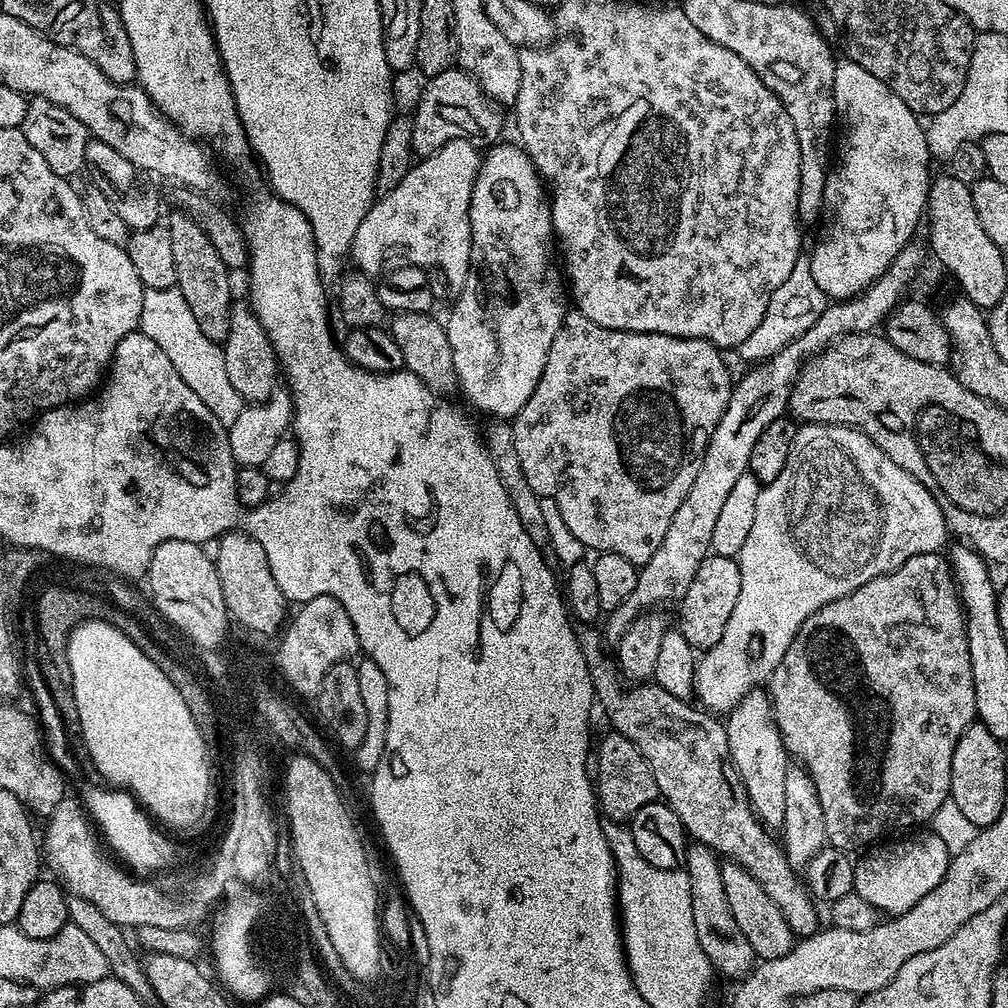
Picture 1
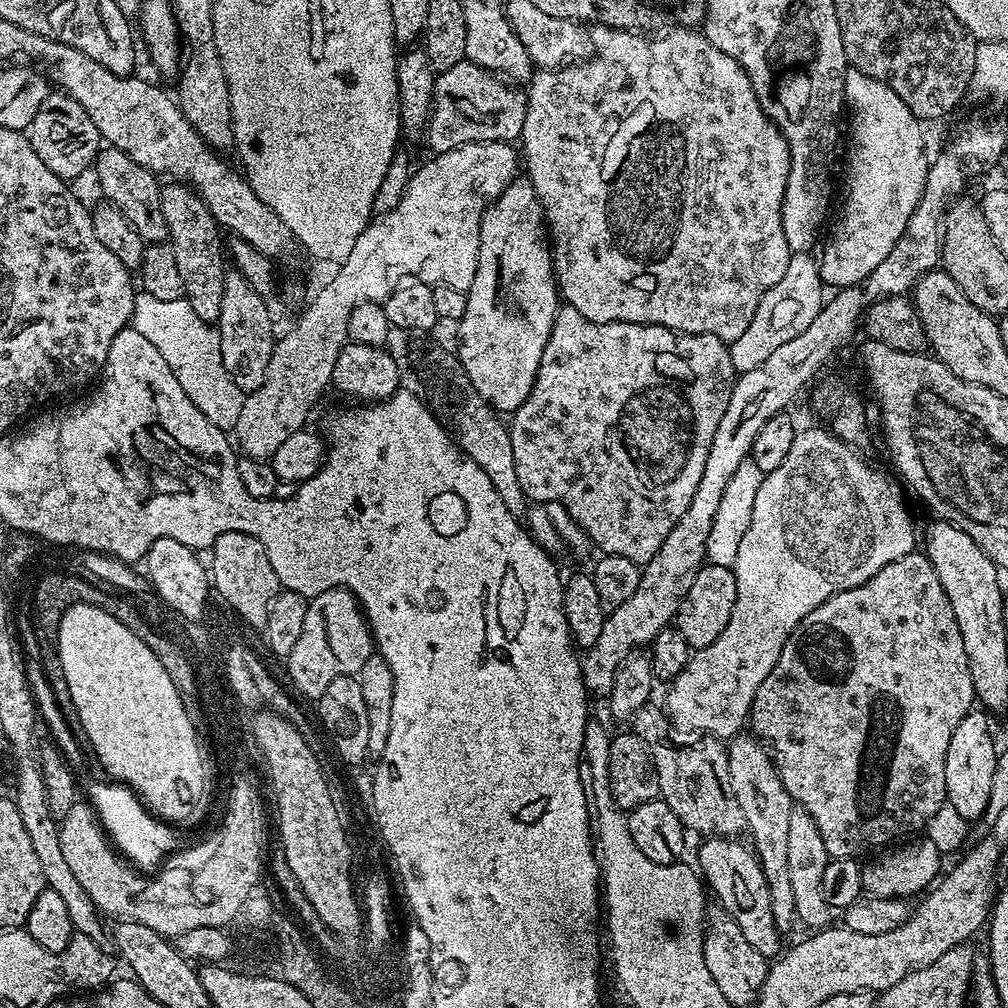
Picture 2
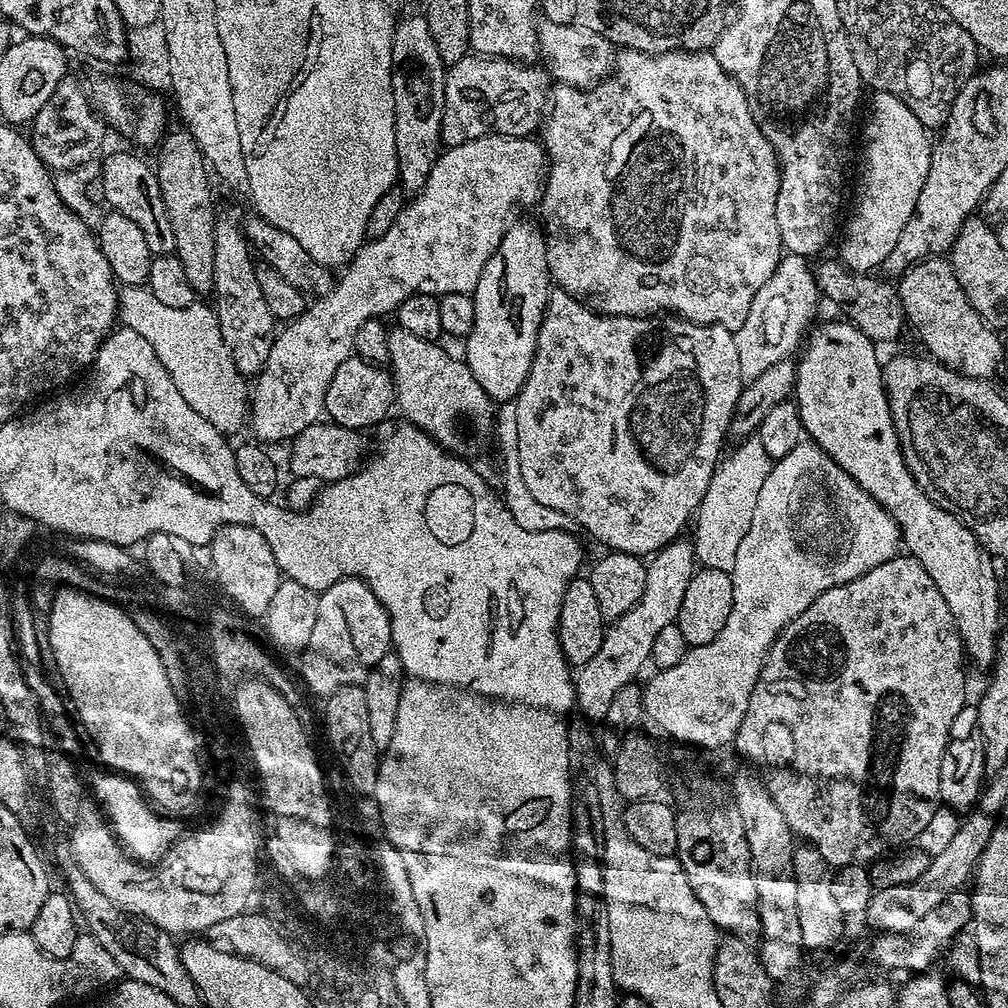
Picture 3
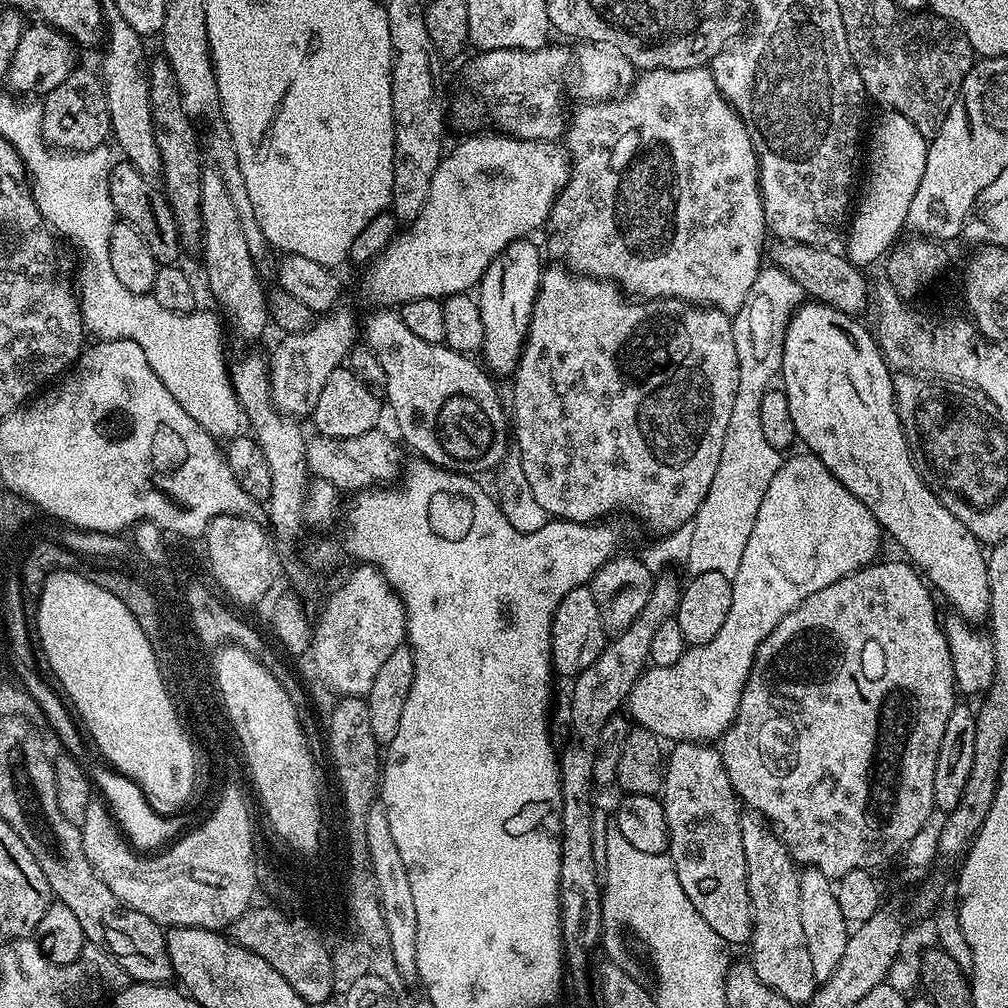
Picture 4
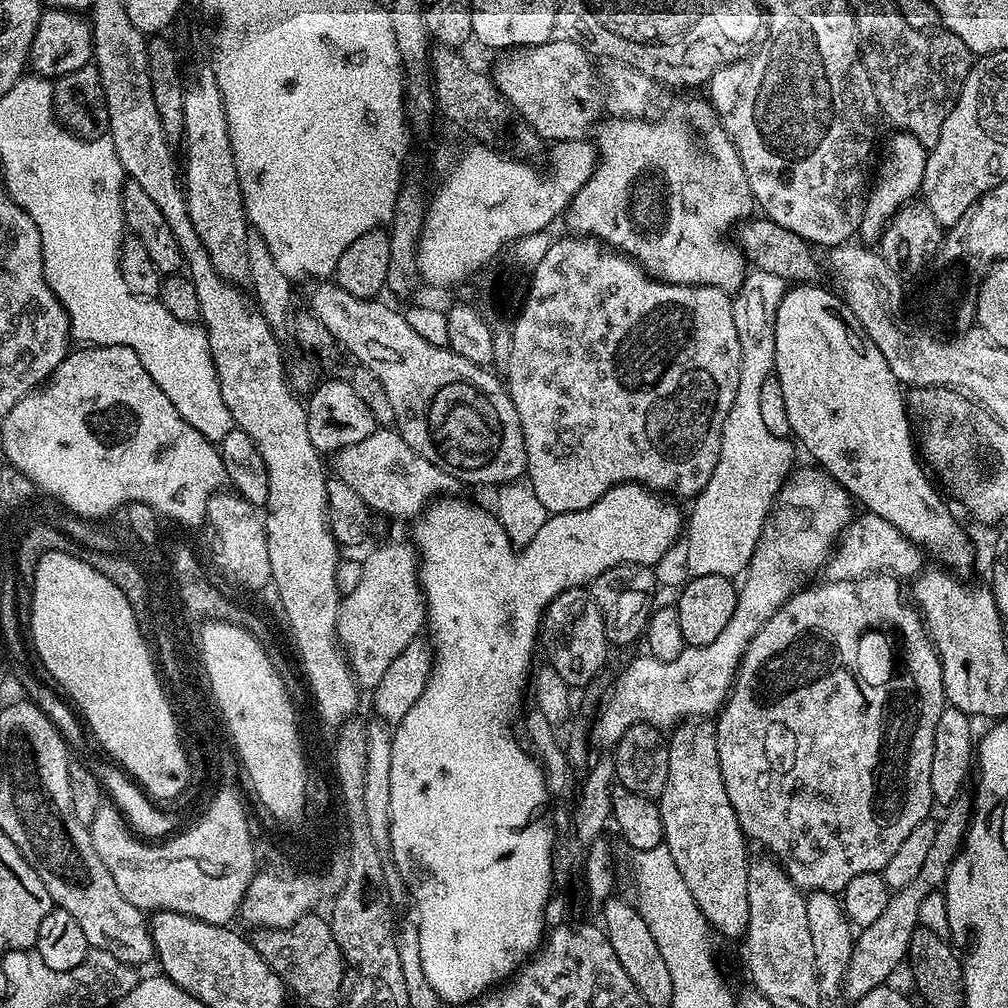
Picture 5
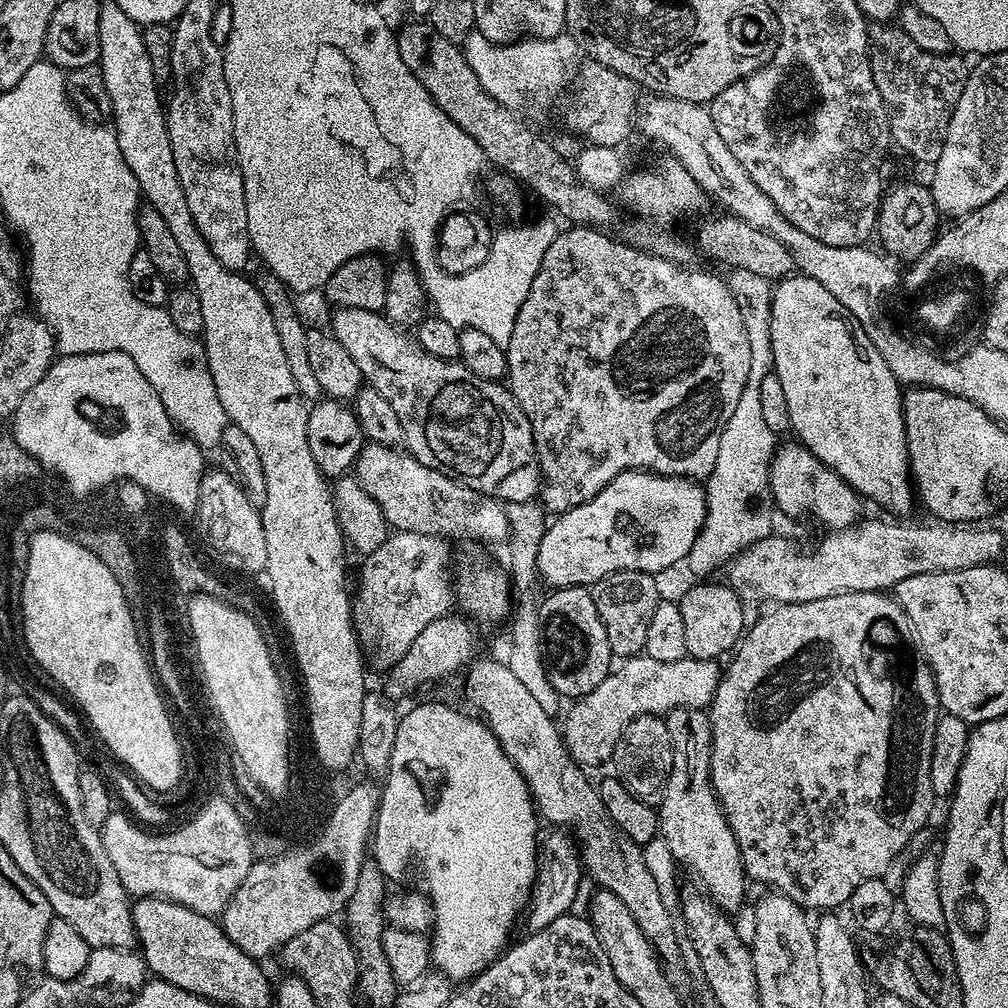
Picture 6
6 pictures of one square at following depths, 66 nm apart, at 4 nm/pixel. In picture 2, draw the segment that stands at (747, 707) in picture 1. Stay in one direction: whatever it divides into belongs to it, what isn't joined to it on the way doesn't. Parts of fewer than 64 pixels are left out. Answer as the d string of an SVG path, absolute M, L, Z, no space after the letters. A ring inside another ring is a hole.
M737 734L726 744L730 786L734 786L734 798L738 798L738 806L742 806L744 827L747 835L752 835L750 844L768 883L774 922L781 930L788 930L796 920L794 890L790 887L790 870L786 870L786 854L790 847L790 814L794 810L794 801L782 782L771 751L755 735L744 735Z

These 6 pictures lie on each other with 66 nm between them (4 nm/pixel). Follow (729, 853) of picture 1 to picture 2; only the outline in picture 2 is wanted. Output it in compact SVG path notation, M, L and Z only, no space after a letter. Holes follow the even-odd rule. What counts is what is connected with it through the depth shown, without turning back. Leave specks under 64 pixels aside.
M649 702L644 708L638 710L632 716L630 721L631 731L635 732L637 738L645 744L648 748L649 754L652 756L652 765L654 770L658 774L658 786L660 787L659 799L666 802L666 806L670 806L670 810L674 810L674 814L678 814L678 818L683 822L685 829L689 833L701 832L701 837L707 838L710 836L726 836L729 838L739 837L741 833L745 831L744 827L744 815L742 814L742 806L738 806L738 798L734 798L734 786L730 786L730 766L728 765L728 750L727 747L721 741L717 740L714 736L704 736L703 738L696 738L693 744L675 744L672 741L672 736L668 733L668 728L670 729L670 721L666 715L665 709L663 707L655 708L655 703Z

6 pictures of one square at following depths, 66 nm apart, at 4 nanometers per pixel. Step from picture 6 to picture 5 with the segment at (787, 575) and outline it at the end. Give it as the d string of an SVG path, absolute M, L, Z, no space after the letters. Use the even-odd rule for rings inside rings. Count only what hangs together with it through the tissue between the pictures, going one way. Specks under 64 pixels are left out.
M860 514L849 524L847 531L840 537L832 559L826 565L827 579L861 580L863 576L894 576L897 578L915 578L921 575L925 567L926 553L906 534L902 534L886 518L871 514ZM864 515L864 516L860 516ZM921 567L921 568L920 568Z

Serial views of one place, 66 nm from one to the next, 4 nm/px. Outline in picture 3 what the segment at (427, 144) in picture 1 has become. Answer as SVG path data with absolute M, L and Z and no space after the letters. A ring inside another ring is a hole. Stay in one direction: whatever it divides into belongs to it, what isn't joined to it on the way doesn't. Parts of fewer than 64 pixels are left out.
M469 54L458 62L447 65L444 73L444 113L442 114L441 145L453 148L462 142L483 136L531 137L541 127L550 95L550 76L540 66L517 64L501 56Z

